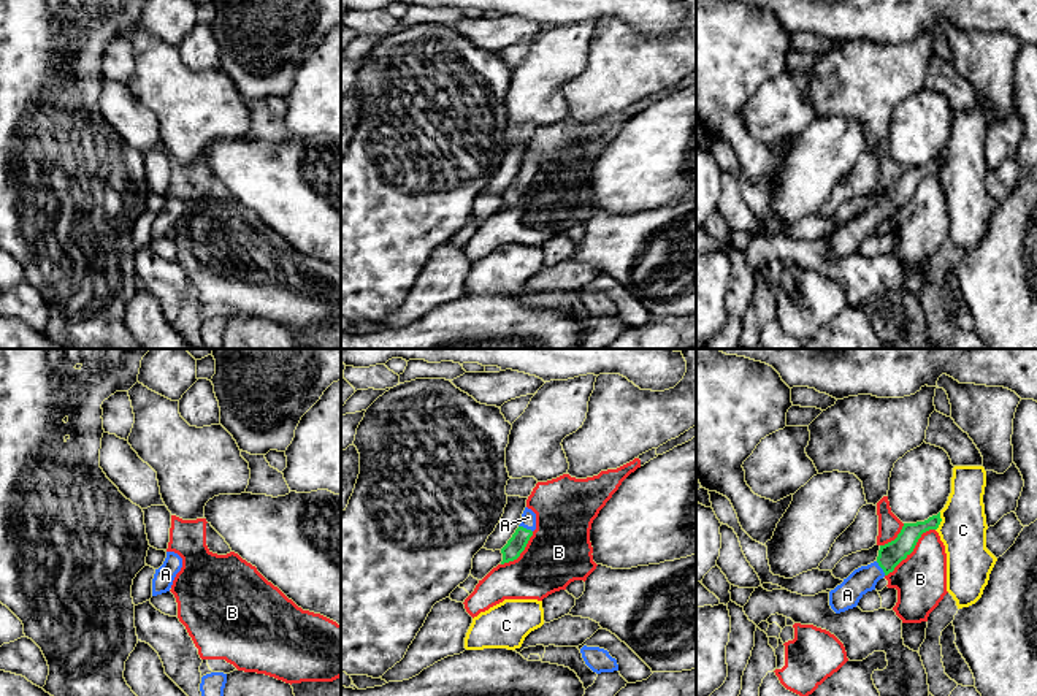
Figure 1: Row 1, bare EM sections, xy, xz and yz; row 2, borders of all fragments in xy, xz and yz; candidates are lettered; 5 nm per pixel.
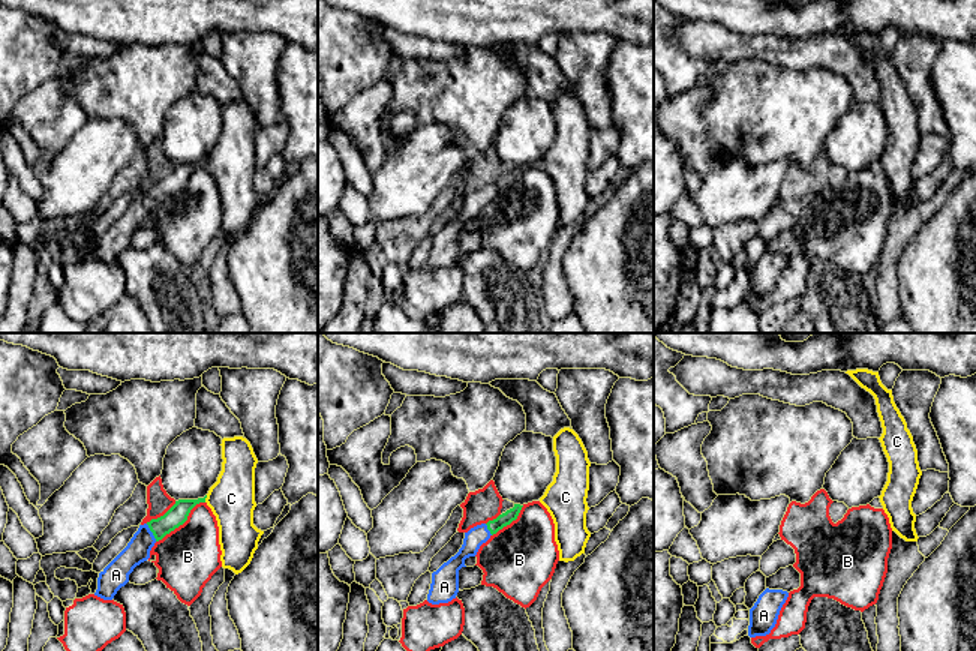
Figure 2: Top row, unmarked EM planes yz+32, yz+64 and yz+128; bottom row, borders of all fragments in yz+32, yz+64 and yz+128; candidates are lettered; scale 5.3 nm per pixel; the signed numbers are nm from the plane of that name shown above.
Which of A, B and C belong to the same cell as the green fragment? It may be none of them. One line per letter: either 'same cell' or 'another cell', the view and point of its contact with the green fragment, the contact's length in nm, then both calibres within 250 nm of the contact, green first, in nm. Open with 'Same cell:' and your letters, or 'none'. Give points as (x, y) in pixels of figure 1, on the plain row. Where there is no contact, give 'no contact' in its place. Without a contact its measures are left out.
Same cell: A
A: same cell; contact xz (525, 173); length 80 nm; calibres 90 and 80 nm
B: another cell; contact yz (912, 195); length 360 nm; calibres 120 and 260 nm
C: another cell; contact yz (941, 165); length 100 nm; calibres 110 and 240 nm

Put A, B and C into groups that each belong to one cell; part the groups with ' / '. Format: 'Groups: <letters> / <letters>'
Groups: A / B / C

